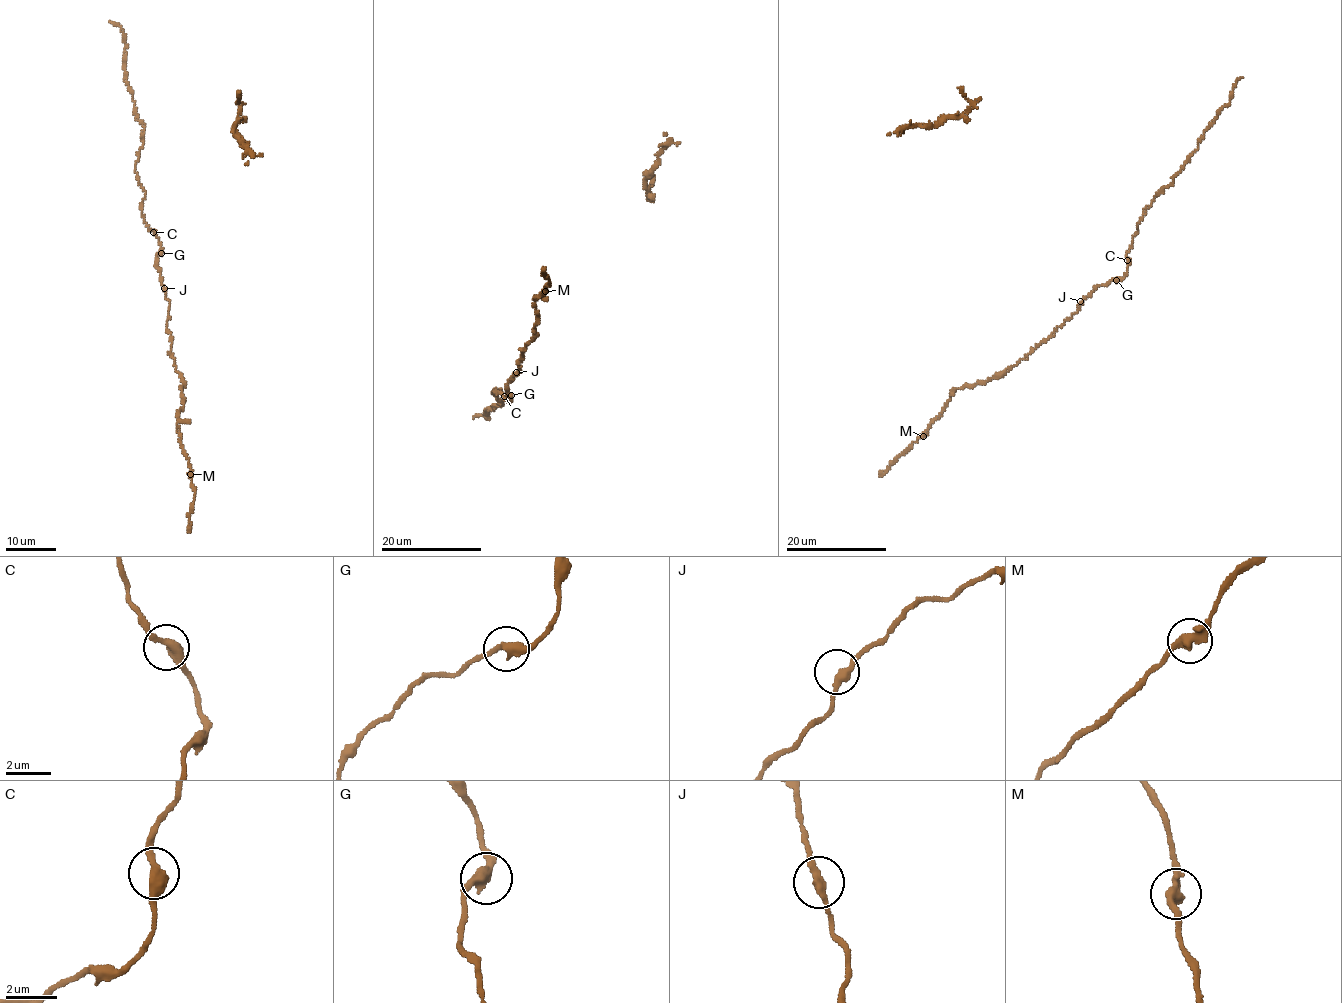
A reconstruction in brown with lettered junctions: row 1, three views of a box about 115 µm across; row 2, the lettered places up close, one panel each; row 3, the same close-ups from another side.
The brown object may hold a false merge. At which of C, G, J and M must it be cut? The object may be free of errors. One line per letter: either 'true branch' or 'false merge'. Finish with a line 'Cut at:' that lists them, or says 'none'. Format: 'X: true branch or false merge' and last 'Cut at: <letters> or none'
C: true branch
G: true branch
J: true branch
M: true branch
Cut at: none

